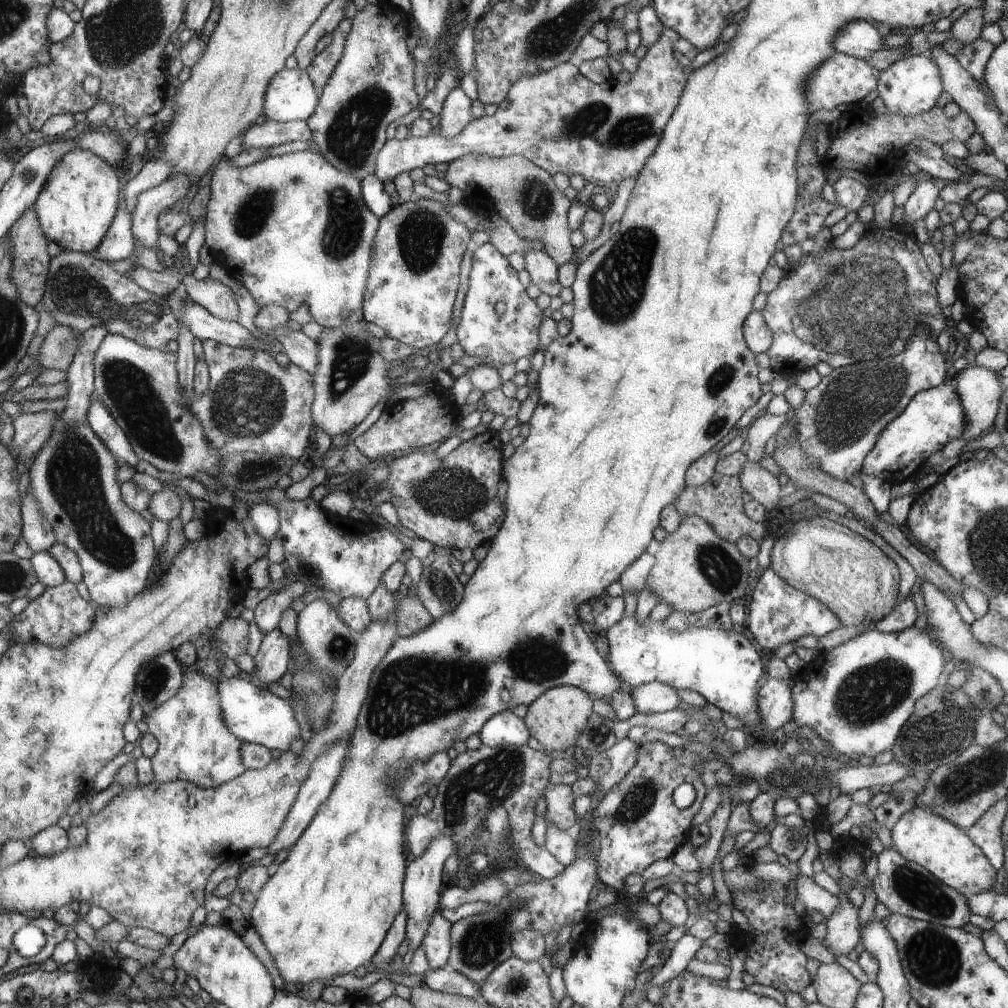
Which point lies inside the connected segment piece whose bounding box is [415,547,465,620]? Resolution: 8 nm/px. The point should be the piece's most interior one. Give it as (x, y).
(440, 590)

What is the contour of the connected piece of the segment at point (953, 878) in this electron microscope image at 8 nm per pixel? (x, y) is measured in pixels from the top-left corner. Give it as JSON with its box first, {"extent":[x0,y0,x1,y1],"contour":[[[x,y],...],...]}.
{"extent":[891,808,997,896],"contour":[[[912,808],[904,812],[892,826],[891,836],[894,848],[906,858],[929,870],[946,886],[963,894],[974,896],[978,892],[992,890],[996,884],[997,872],[984,852],[968,836],[963,828],[950,820],[930,812],[928,808]]]}

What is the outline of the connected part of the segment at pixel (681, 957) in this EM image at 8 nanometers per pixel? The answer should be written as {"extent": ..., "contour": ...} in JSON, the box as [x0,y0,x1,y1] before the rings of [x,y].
{"extent":[647,933,704,986],"contour":[[[690,933],[685,934],[675,943],[666,964],[654,974],[653,979],[647,984],[661,986],[663,983],[677,977],[686,970],[689,961],[703,944],[704,941],[700,938],[696,938]]]}

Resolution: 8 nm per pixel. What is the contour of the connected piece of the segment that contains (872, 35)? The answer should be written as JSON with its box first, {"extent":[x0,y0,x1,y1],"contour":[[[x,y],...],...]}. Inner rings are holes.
{"extent":[834,22,887,61],"contour":[[[856,22],[844,34],[840,34],[840,40],[834,40],[834,48],[839,53],[868,61],[874,52],[887,47],[885,36],[882,36],[872,24]]]}

